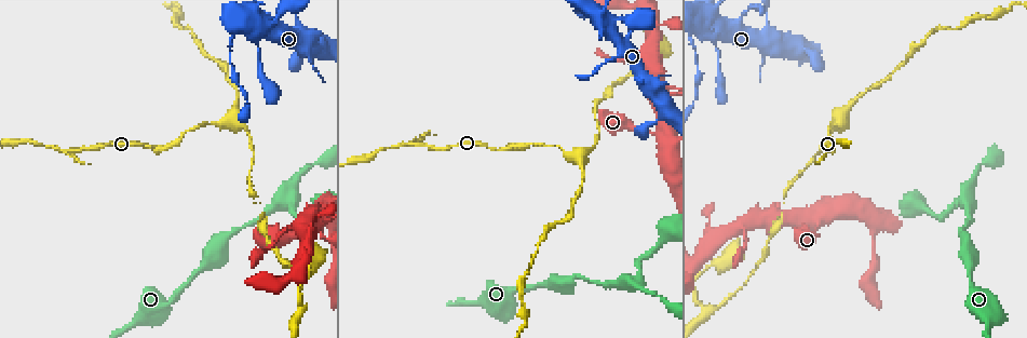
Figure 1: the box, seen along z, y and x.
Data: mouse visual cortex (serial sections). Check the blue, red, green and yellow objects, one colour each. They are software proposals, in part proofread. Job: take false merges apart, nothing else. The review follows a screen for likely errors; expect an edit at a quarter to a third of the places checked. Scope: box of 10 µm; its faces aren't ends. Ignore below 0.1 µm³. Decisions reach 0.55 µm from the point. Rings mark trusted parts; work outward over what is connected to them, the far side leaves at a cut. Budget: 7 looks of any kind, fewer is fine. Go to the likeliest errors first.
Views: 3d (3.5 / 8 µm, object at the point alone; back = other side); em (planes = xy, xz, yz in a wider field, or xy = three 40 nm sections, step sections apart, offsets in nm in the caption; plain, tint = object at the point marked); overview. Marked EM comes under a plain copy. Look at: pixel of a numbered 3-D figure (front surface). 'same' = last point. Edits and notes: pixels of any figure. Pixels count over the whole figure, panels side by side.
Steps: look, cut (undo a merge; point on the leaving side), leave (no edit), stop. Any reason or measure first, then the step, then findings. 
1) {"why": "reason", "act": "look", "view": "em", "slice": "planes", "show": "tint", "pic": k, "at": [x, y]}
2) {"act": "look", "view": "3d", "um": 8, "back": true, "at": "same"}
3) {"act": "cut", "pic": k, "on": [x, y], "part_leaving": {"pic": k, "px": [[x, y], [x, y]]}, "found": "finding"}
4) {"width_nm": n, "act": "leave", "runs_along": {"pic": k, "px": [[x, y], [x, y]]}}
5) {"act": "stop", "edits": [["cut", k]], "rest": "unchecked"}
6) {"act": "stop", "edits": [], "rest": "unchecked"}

{"why": "arms part here", "act": "look", "view": "3d", "um": 3.5, "back": true, "pic": 1, "at": [234, 120]}

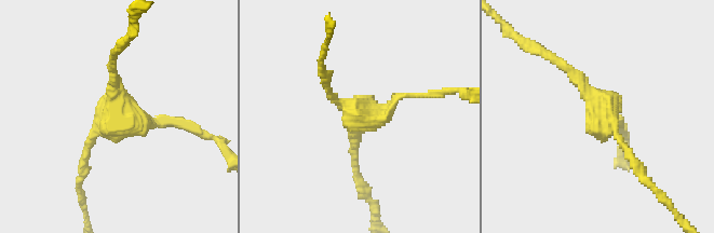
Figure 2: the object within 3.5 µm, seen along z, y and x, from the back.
{"arms": 3, "arm_widths_nm": [100, 100, 200], "act": "look", "view": "em", "slice": "xy", "step": 2, "show": "tint", "pic": 2, "at": [602, 116]}

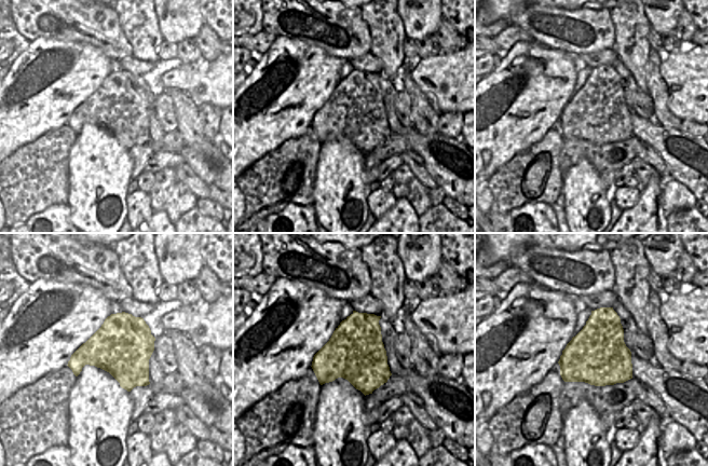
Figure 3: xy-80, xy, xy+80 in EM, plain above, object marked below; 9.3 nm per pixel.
{"act": "leave", "runs_along": {"pic": 2, "px": [[183, 126], [116, 115], [96, 129], [83, 162]]}, "found": "one cell here"}

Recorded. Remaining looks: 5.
{"why": "small branch off a trunk", "act": "look", "view": "3d", "um": 3.5, "pic": 1, "at": [662, 129]}

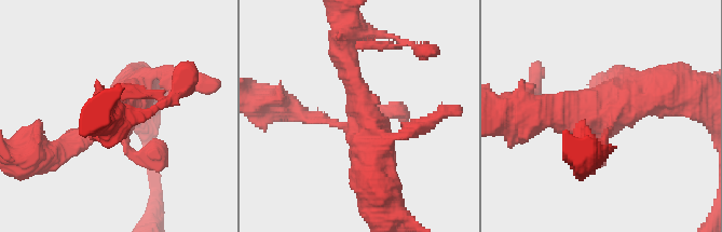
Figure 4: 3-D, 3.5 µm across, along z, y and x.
{"why": "now the EM", "act": "look", "view": "em", "slice": "xy", "step": 3, "show": "tint", "pic": 4, "at": [359, 121]}

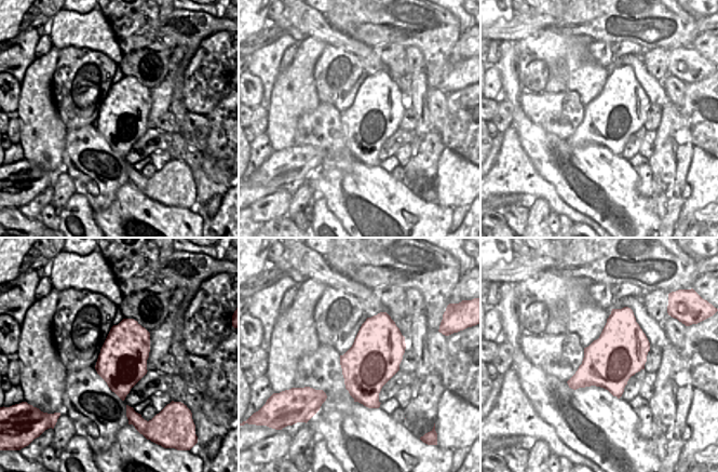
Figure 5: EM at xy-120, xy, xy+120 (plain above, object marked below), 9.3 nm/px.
{"arm_widths_nm": [150, 200, 300, 500], "act": "leave", "runs_along": {"pic": 4, "px": [[299, 111], [339, 125], [362, 117], [342, 54]]}, "found": "all the same cell"}

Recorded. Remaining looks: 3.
{"why": "three-way junction", "act": "look", "view": "3d", "um": 3.5, "pic": 1, "at": [969, 201]}

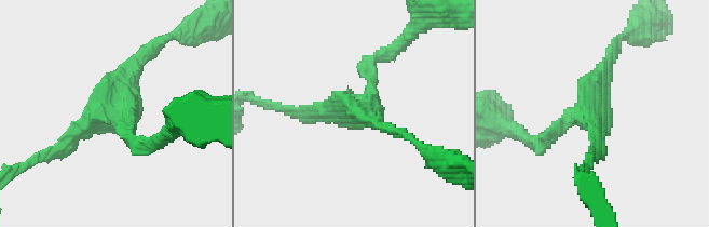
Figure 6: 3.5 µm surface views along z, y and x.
{"act": "look", "view": "em", "slice": "xy", "step": 3, "show": "tint", "pic": 6, "at": [115, 114]}

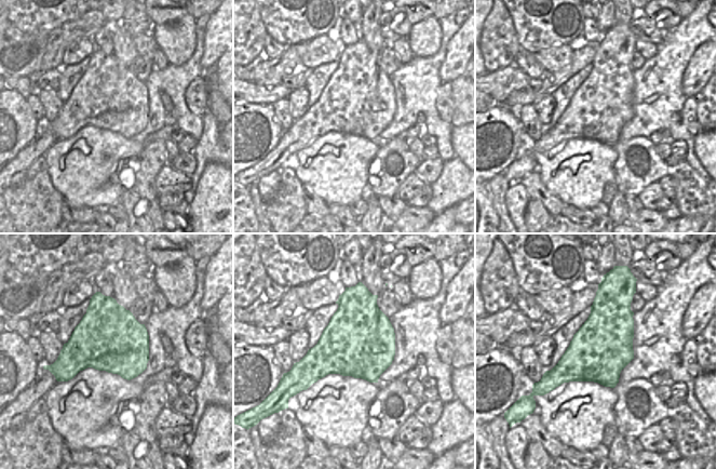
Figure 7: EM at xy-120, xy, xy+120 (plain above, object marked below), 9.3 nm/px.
{"why": "cut it another way", "act": "look", "view": "em", "slice": "xy", "step": 1, "show": "tint", "at": "same"}

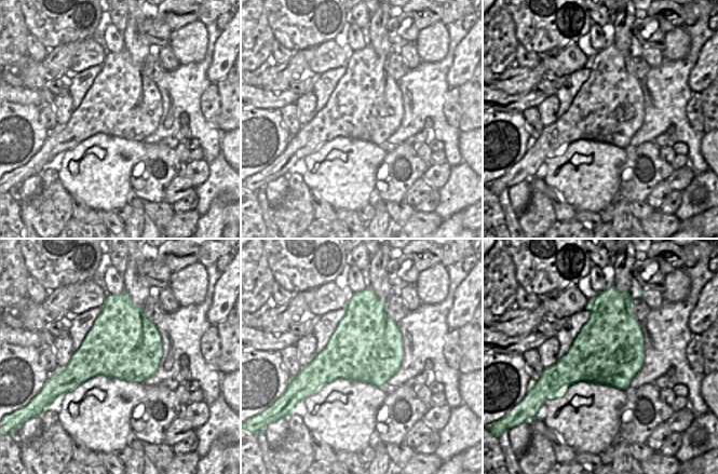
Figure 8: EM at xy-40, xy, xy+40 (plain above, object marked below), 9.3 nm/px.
{"act": "leave", "runs_along": {"pic": 6, "px": [[296, 115], [358, 109], [376, 59]]}, "found": "all the same cell"}

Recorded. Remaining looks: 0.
{"act": "stop", "edits": [], "rest": "unchecked"}

